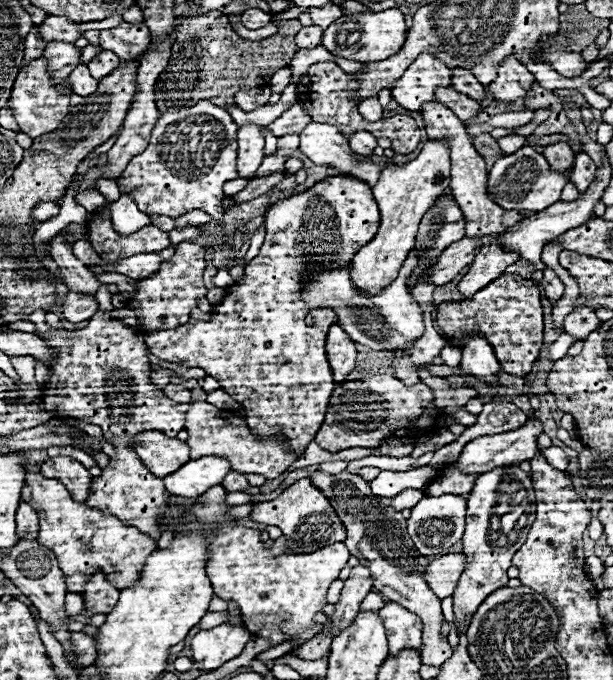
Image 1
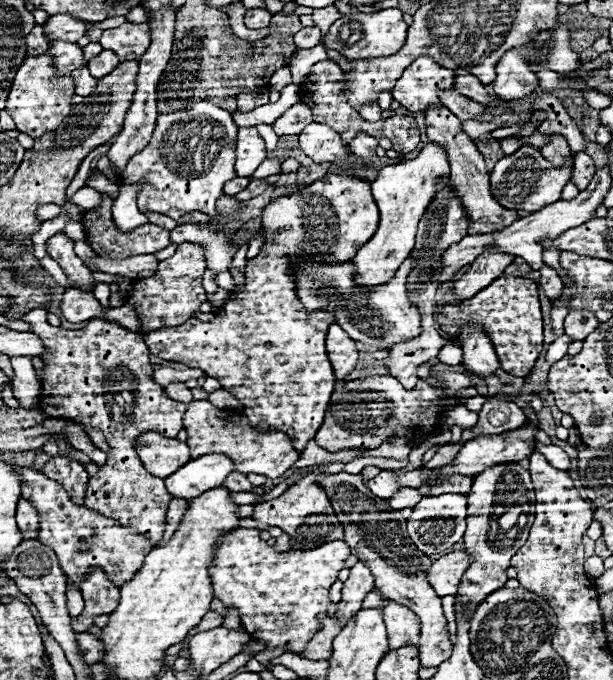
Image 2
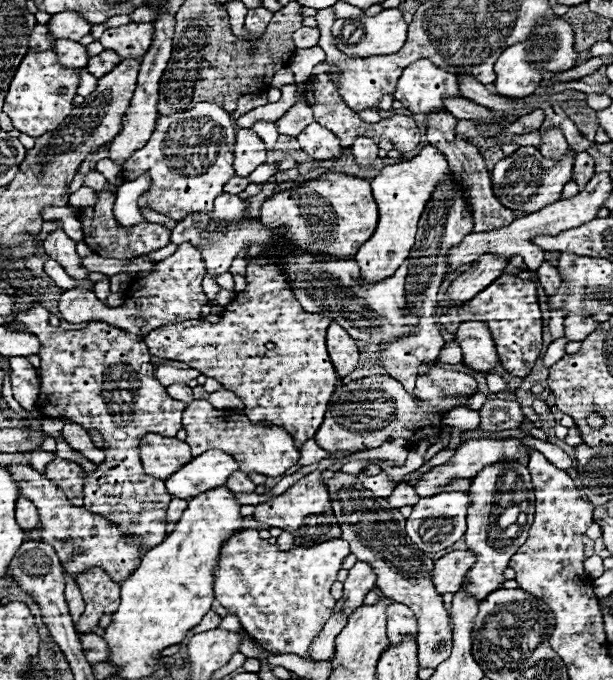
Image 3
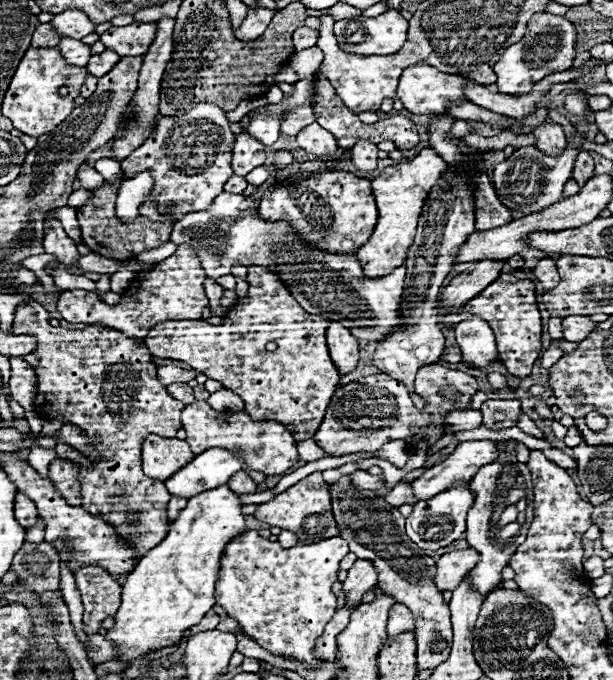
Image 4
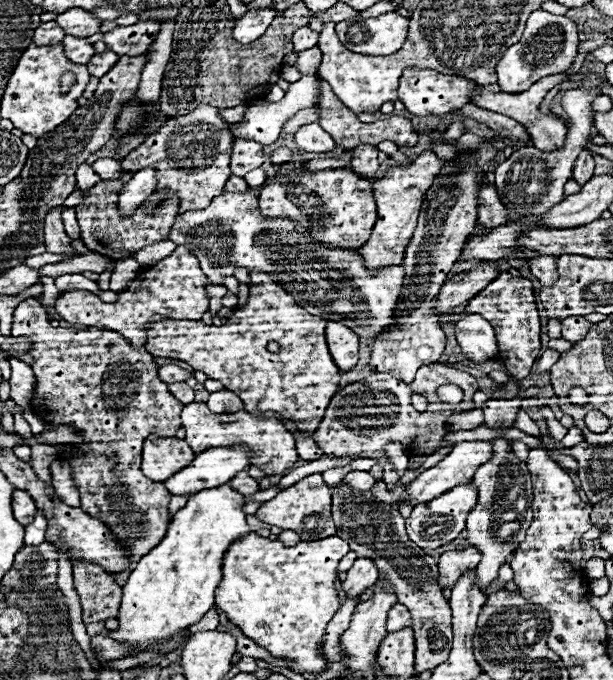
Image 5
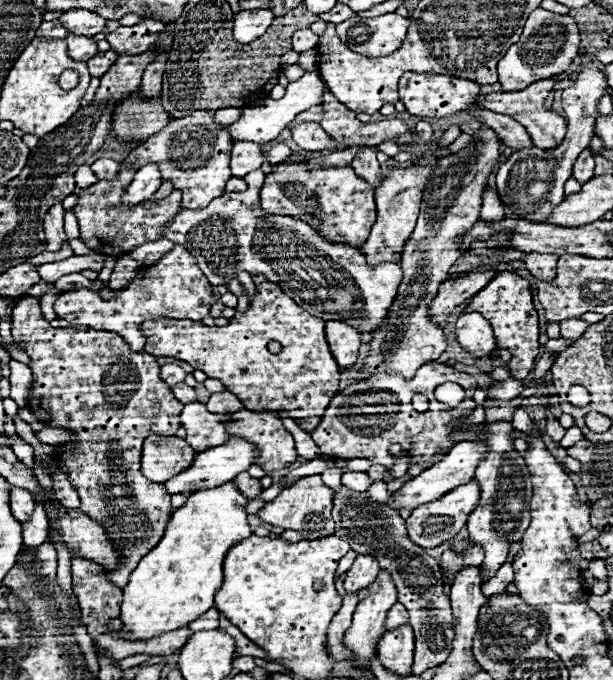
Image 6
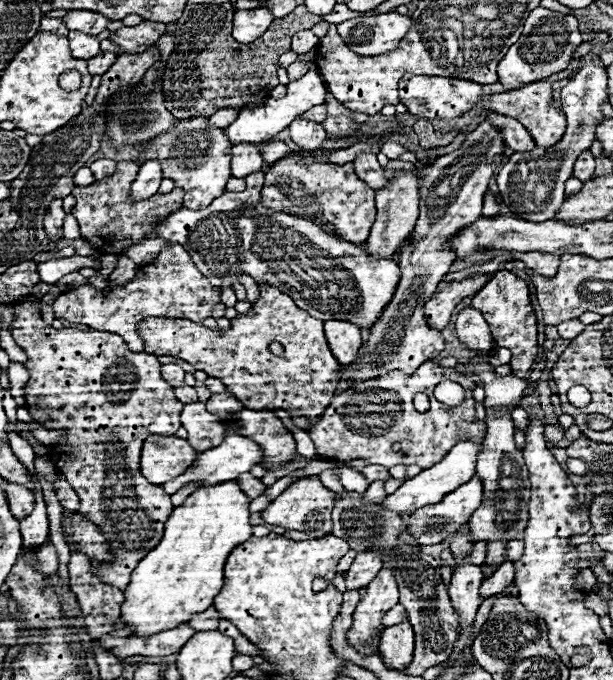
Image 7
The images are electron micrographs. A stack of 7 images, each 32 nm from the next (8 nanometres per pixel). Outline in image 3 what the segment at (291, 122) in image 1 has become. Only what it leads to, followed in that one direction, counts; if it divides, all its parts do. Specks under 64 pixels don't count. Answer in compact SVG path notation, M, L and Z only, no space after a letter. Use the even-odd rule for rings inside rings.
M294 104L278 122L278 134L286 136L298 136L308 124L314 122L312 108L308 104Z

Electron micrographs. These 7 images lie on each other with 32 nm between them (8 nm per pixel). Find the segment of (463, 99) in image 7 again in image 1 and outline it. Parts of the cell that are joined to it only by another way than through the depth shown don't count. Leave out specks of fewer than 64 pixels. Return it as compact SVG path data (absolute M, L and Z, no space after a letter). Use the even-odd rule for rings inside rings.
M424 52L412 62L412 66L396 80L392 88L392 98L406 110L418 112L424 102L436 100L434 90L438 86L450 86L452 70L444 66L442 60Z

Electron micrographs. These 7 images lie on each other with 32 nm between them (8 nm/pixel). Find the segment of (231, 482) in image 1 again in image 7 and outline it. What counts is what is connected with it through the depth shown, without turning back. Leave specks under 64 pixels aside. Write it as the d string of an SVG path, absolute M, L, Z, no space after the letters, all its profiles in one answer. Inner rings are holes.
M248 472L240 474L236 480L238 480L242 492L244 492L248 498L258 498L258 496L266 490L266 486L262 484L262 480L260 480L260 478L254 478L254 476L248 474Z

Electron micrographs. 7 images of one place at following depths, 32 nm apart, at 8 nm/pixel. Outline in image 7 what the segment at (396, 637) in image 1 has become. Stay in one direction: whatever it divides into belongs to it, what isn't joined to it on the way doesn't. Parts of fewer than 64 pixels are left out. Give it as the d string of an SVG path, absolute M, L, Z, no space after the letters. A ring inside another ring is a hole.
M396 604L396 606L392 606L392 608L384 614L384 626L388 628L388 626L392 626L392 624L400 624L400 620L406 620L406 618L408 618L408 614L406 614L404 606L402 606L402 604Z

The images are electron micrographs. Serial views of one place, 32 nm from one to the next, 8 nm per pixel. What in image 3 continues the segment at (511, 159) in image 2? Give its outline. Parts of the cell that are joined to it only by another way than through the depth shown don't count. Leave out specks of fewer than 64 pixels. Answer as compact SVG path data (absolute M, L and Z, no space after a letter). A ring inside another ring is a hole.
M520 146L512 156L500 160L494 166L492 174L492 190L496 198L510 210L520 210L520 212L538 212L540 208L554 204L562 198L562 188L564 184L572 178L572 166L574 166L574 152L568 152L562 162L548 160L540 154L538 148L534 146Z

